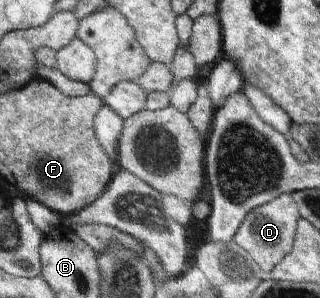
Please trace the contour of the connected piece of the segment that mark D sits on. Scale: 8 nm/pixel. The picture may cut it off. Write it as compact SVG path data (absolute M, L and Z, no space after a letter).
M291 194L279 195L277 199L257 207L239 225L237 233L233 235L233 242L239 245L259 265L264 274L271 272L291 252L294 245L297 221L300 214Z

